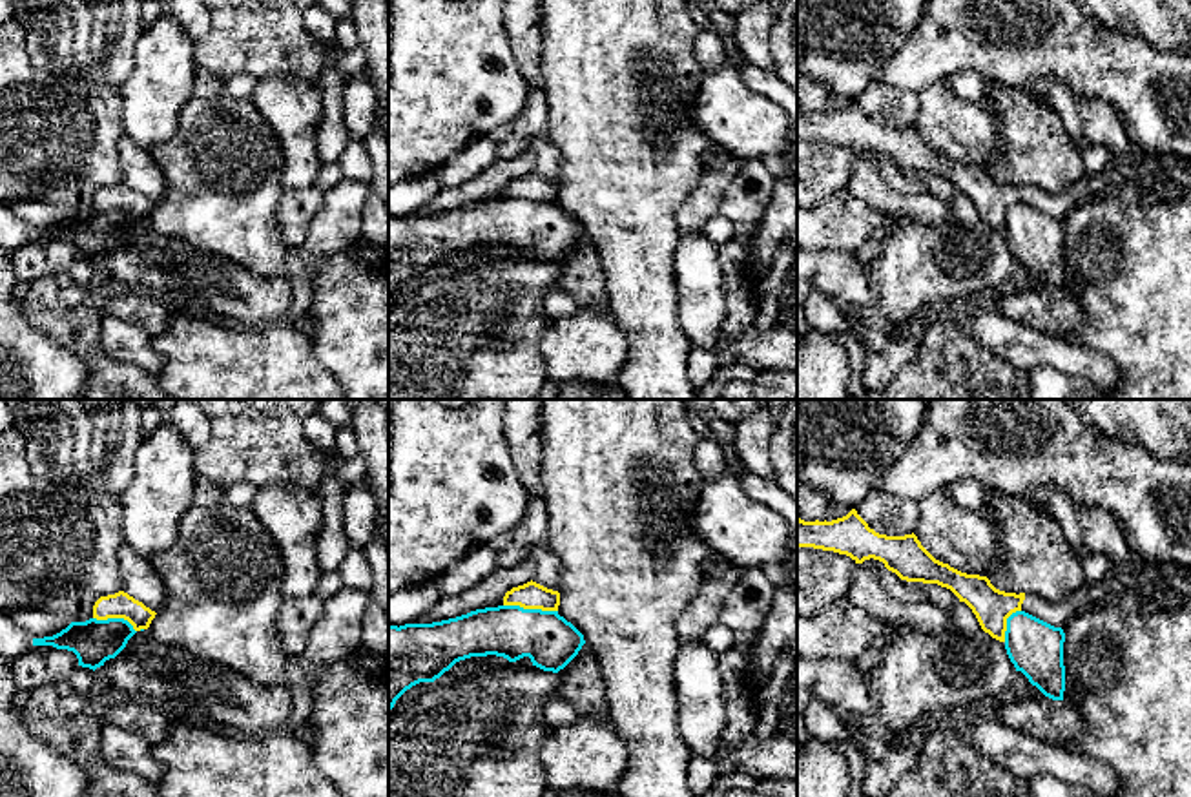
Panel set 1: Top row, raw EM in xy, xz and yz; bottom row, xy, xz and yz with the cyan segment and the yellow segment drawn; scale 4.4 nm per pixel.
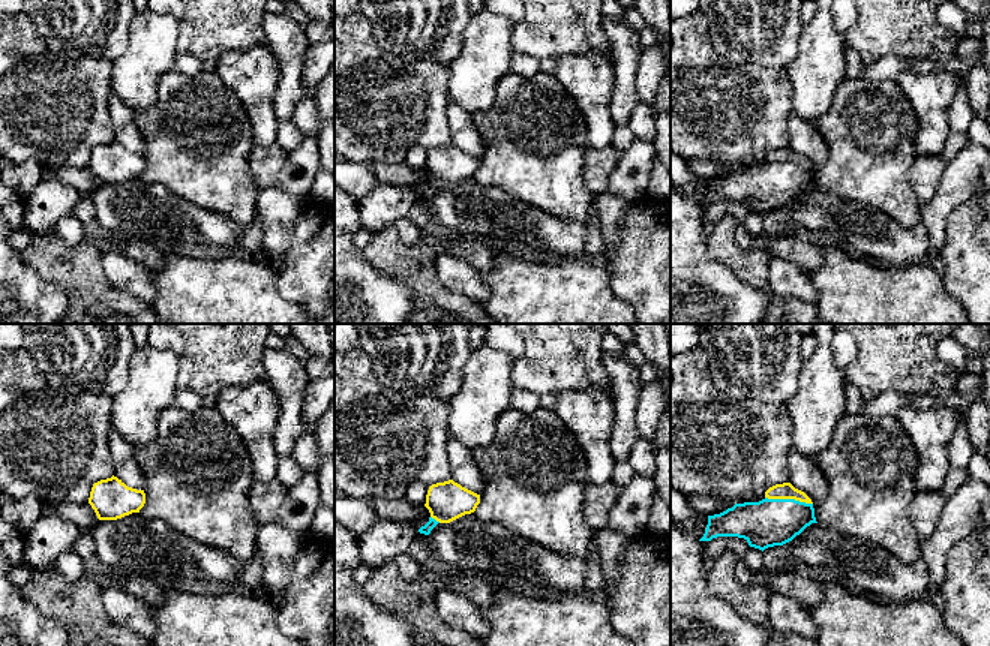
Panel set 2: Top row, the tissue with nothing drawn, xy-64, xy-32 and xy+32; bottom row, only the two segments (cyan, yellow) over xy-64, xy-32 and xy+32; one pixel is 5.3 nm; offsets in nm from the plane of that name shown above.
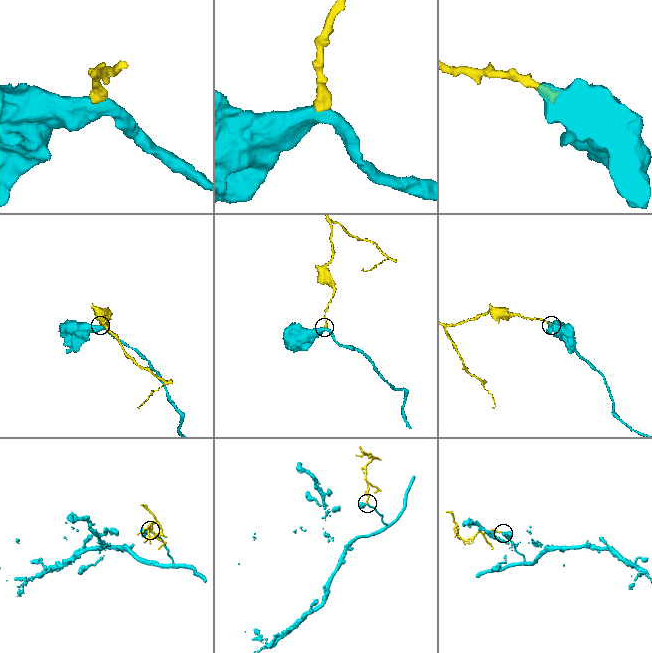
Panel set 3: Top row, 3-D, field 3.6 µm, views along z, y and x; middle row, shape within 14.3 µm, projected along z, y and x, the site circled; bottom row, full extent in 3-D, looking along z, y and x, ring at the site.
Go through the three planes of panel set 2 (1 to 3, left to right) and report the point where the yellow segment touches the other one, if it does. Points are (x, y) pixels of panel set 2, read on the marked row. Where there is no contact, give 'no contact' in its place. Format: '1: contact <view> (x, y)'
1: no contact
2: contact xy-32 (434, 519)
3: contact xy+32 (789, 499)

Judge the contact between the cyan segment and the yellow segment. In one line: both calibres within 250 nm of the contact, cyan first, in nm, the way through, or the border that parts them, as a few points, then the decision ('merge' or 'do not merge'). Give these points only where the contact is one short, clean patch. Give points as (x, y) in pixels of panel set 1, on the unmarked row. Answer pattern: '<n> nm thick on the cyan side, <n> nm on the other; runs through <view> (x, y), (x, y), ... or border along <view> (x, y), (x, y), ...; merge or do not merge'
240 nm thick on the cyan side, 120 nm on the other; border along xz (504, 196), (557, 203); do not merge

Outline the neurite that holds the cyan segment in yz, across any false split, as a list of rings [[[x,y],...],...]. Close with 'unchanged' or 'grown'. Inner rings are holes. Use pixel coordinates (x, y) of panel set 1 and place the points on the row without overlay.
[[[1025,202],[1007,210],[1005,241],[1016,263],[1021,263],[1032,277],[1052,292],[1063,292],[1065,224]]]; unchanged

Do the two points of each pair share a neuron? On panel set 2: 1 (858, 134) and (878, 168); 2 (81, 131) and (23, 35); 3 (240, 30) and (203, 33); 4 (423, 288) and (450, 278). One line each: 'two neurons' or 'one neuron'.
1: one neuron
2: one neuron
3: one neuron
4: two neurons

